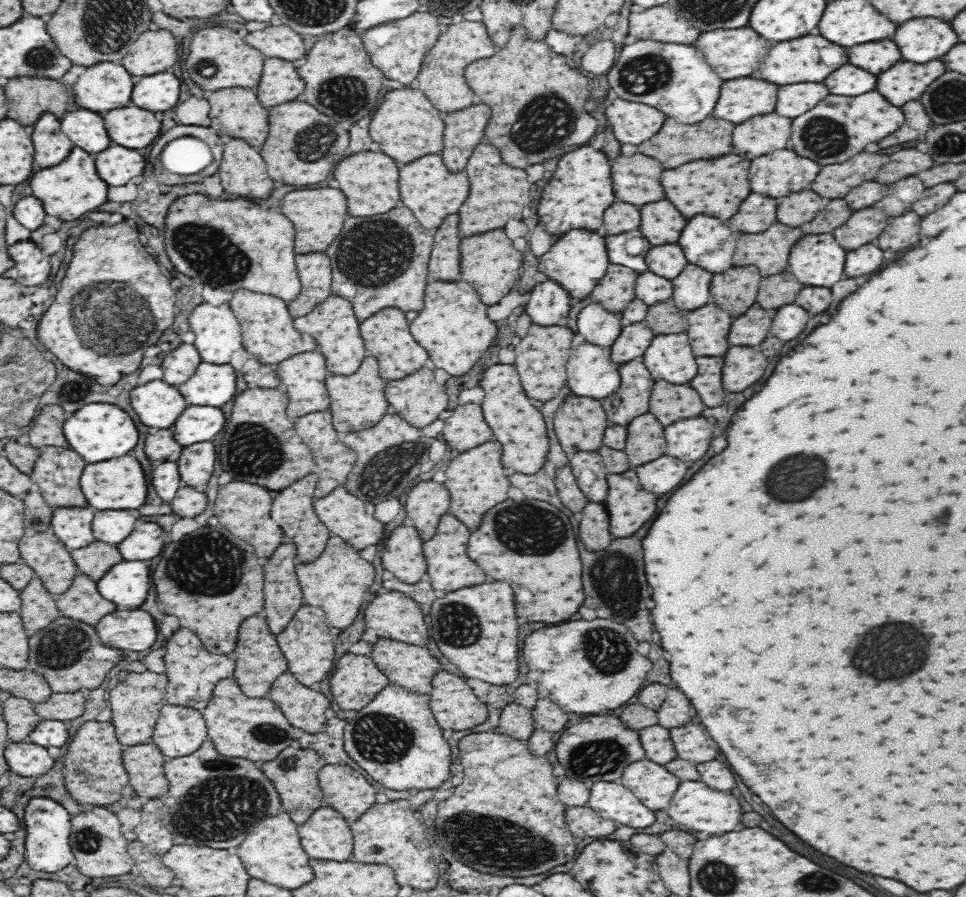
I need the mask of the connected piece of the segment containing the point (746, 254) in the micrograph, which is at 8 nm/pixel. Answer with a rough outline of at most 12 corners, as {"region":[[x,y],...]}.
{"region":[[774,224],[742,234],[734,266],[754,264],[762,276],[788,266],[800,228]]}

